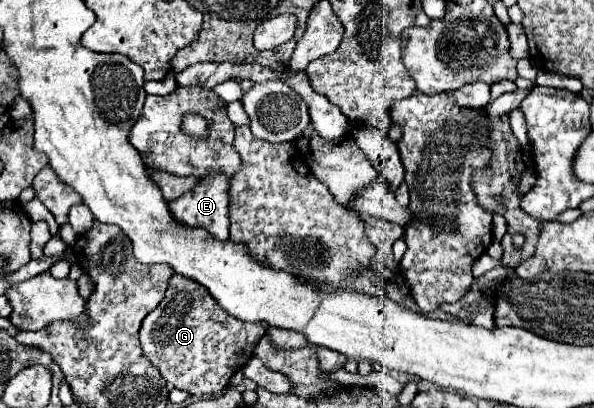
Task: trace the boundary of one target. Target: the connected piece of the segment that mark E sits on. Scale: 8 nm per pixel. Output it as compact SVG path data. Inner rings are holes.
M211 173L207 177L201 177L189 193L183 193L181 197L177 197L169 203L173 217L181 225L203 227L213 237L227 239L229 237L229 181L231 181L231 177L225 173Z

